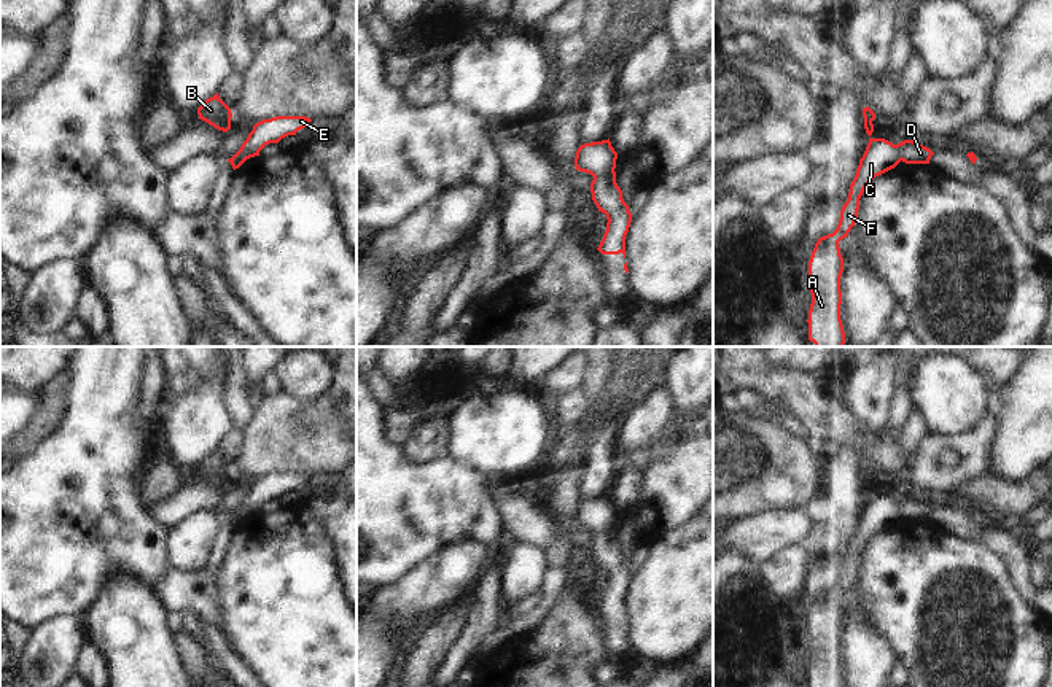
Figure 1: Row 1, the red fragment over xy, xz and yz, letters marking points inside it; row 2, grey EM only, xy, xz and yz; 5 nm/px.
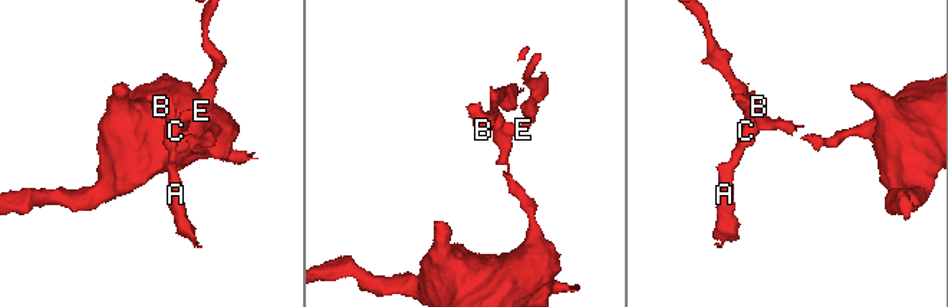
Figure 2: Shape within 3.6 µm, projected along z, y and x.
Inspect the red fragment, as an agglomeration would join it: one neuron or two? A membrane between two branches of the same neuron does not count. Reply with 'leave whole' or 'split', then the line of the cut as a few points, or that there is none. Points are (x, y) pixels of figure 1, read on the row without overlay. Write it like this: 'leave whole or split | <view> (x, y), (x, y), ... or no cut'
split | xz (613, 525), (594, 535)

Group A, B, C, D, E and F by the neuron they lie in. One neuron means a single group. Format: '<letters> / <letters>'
A B C F / D E

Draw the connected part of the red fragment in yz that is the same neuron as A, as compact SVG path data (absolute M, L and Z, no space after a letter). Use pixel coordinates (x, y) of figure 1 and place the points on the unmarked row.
M869 495L859 515L856 531L850 541L848 555L840 566L837 585L820 593L808 617L808 646L812 660L808 666L808 687L844 687L840 676L840 633L844 614L839 598L848 592L858 574L859 555L866 542L879 531L901 518L898 501L885 495Z

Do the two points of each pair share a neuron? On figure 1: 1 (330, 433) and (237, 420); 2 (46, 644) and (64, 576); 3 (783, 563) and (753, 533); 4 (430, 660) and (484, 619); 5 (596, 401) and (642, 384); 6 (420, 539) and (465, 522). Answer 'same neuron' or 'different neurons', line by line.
1: different neurons
2: different neurons
3: different neurons
4: different neurons
5: same neuron
6: same neuron

